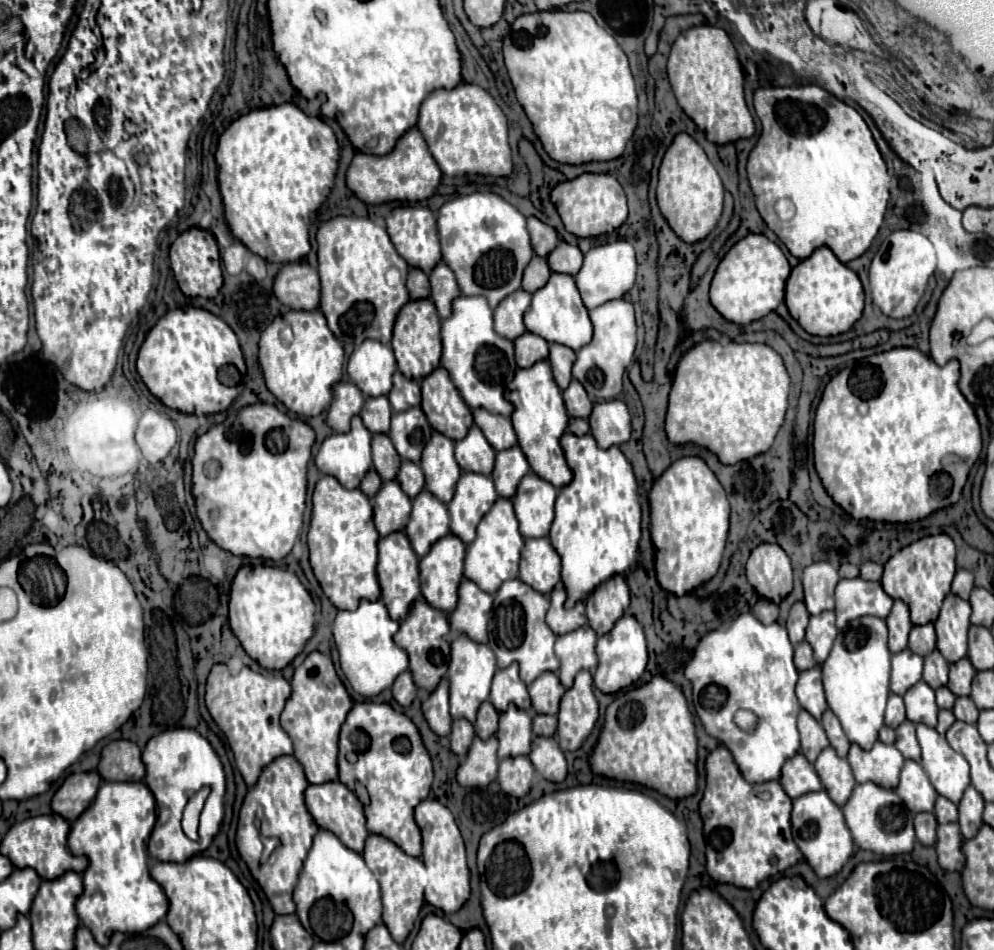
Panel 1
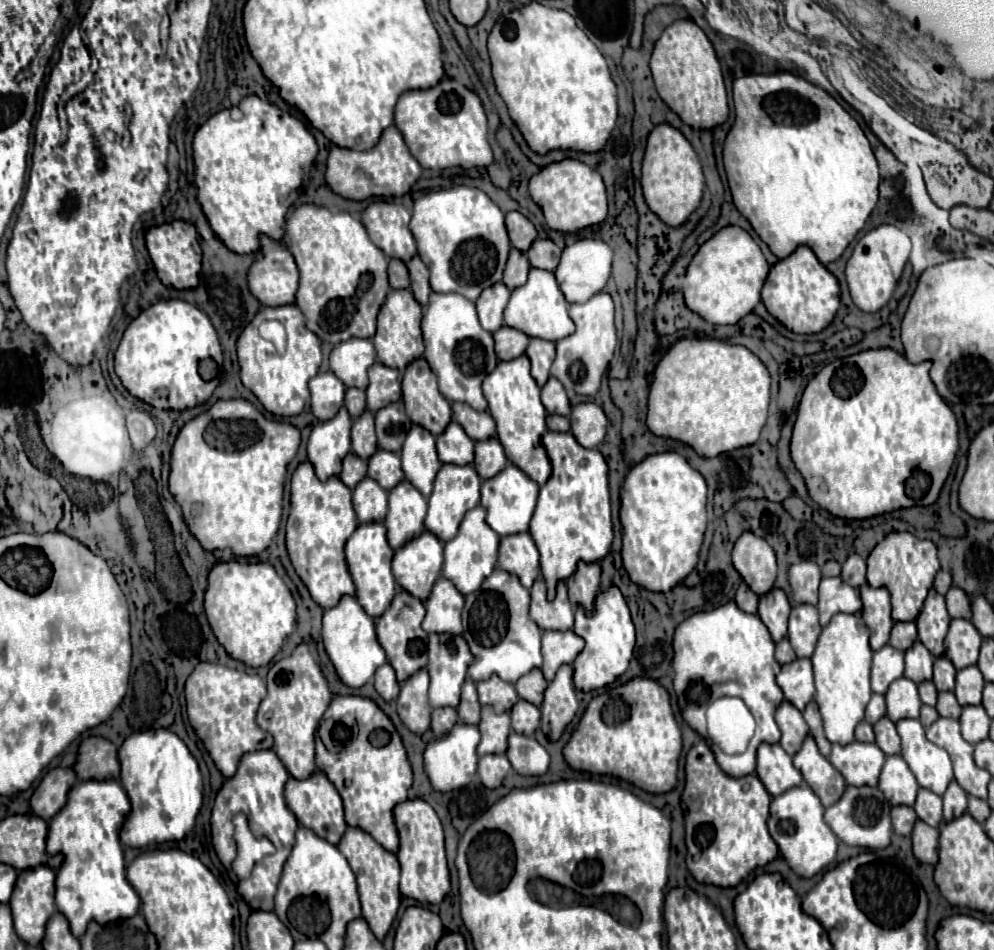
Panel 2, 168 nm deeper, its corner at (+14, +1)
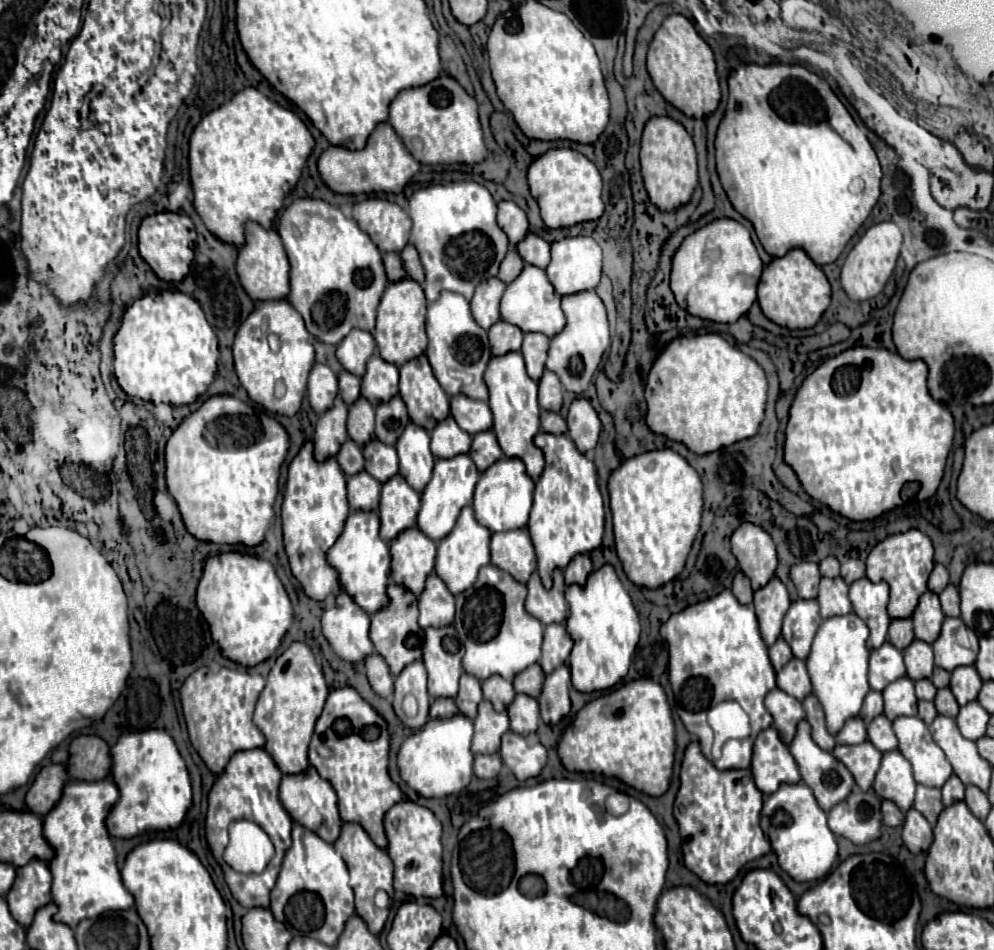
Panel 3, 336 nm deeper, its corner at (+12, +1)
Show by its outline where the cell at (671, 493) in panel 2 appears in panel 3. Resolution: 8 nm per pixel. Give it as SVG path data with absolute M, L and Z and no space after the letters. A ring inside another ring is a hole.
M654 450L634 458L628 458L620 464L618 470L610 474L608 480L610 490L610 508L614 516L614 538L616 552L622 560L626 576L644 588L660 588L672 582L682 570L692 550L694 538L700 530L702 520L702 480L698 472L674 450Z

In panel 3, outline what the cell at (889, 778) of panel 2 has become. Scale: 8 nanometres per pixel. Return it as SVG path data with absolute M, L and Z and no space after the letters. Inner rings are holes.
M898 750L886 752L872 788L880 798L894 802L902 812L908 812L916 792L916 780L910 762Z

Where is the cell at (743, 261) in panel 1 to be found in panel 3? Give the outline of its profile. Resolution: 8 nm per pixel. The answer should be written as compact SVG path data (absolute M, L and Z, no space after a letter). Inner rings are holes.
M722 218L688 236L672 260L670 288L676 302L690 314L712 322L736 322L756 302L762 260L750 232L736 220Z

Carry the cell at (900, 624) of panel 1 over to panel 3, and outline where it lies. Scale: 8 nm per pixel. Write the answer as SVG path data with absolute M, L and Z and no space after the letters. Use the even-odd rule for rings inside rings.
M860 578L858 582L850 584L852 608L868 624L872 648L880 648L888 636L888 626L892 622L886 610L888 600L890 586L886 586L886 582L874 584L868 578Z

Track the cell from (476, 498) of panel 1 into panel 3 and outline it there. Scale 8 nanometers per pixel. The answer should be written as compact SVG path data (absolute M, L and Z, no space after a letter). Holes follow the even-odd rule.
M460 454L448 460L436 460L432 480L422 492L422 508L418 512L416 524L418 528L428 536L434 538L434 542L440 542L444 536L450 534L450 530L456 524L458 514L462 512L464 506L470 504L470 498L474 496L474 486L478 482L478 470L468 454Z

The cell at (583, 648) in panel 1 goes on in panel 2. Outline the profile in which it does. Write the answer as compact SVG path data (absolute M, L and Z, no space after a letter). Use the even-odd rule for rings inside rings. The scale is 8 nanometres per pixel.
M546 630L542 634L542 674L550 682L562 664L572 664L584 648L584 640L574 630Z

